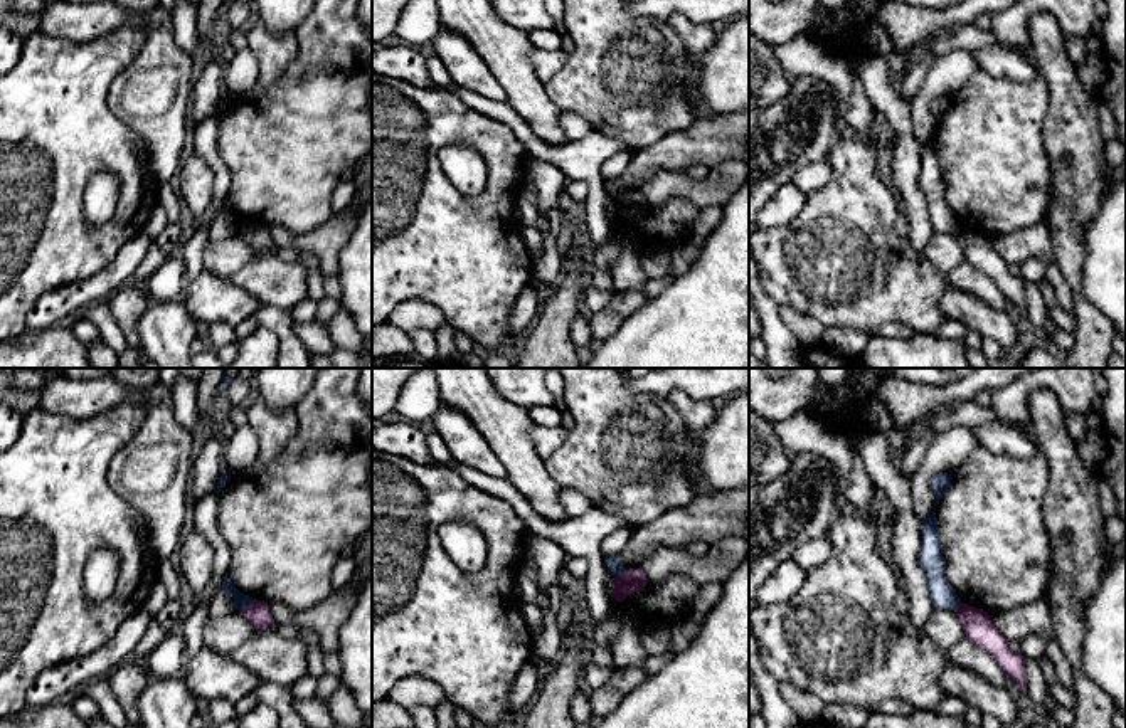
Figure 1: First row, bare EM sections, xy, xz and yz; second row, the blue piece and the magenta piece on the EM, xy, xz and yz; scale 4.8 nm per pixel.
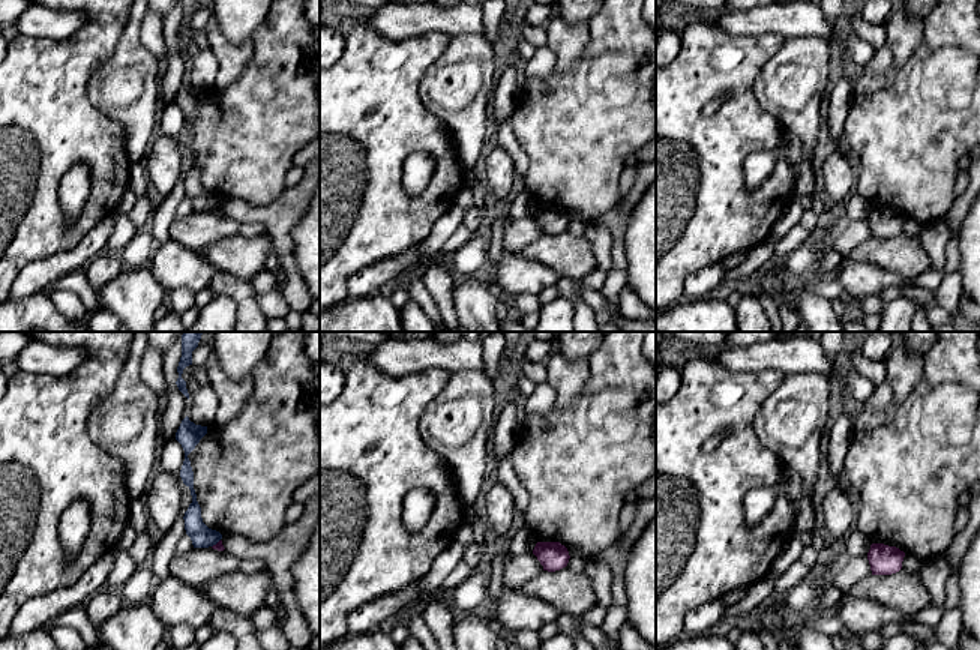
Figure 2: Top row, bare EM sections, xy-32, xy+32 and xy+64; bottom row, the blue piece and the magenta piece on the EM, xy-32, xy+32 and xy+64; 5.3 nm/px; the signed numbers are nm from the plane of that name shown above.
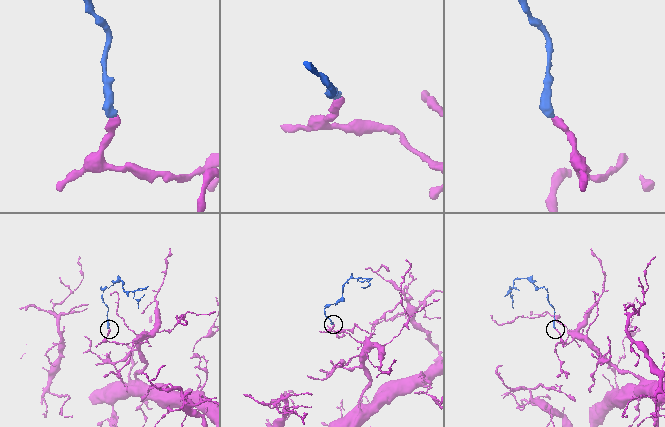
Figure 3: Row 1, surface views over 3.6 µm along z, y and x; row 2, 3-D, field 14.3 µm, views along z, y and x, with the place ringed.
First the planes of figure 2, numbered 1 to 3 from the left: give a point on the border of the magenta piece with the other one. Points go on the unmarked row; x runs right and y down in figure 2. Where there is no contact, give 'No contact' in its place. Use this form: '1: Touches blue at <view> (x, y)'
1: Touches blue at xy-32 (215, 207)
2: No contact
3: No contact

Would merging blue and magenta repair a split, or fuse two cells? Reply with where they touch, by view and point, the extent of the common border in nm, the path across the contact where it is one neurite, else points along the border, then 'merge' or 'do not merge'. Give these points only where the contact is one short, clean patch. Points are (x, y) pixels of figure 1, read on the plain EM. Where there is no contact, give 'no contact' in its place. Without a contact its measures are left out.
contact xy (246, 229); length 100 nm; border xy (254, 222), (239, 234); do not merge

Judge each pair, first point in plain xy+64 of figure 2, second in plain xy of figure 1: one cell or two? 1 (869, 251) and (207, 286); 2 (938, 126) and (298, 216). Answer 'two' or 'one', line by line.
1: two
2: one

